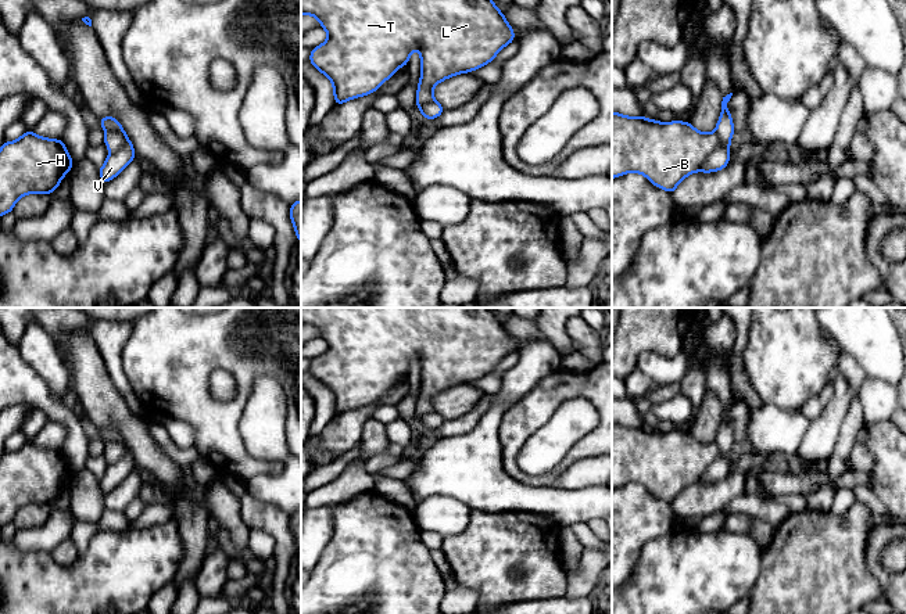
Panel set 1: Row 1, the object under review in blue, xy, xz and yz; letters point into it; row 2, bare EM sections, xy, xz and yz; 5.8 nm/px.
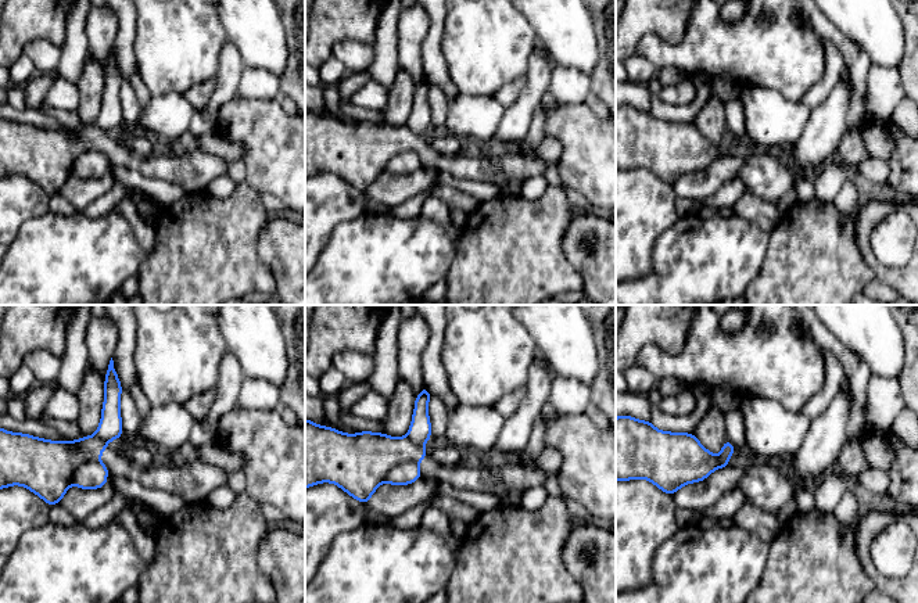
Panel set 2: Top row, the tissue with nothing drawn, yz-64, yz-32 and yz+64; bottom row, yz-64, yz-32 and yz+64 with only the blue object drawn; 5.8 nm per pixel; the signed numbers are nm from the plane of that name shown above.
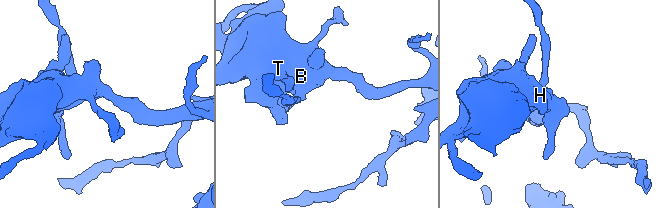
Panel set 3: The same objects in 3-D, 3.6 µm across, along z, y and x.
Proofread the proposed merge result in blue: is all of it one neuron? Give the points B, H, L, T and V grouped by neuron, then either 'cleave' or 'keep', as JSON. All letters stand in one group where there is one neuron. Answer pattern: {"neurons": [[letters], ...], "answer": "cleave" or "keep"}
{"neurons": [["B", "H", "L", "T"], ["V"]], "answer": "cleave"}

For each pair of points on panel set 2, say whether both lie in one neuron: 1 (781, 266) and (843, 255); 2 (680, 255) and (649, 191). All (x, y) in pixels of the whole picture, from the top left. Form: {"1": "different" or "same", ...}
{"1": "same", "2": "different"}

